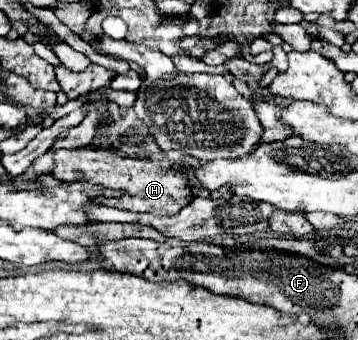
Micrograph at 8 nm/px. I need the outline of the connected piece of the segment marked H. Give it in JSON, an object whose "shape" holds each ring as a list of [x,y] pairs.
{"shape":[[[93,146],[77,148],[77,150],[49,150],[53,154],[53,170],[51,176],[61,182],[73,182],[83,180],[91,182],[103,188],[119,190],[123,192],[119,198],[95,198],[97,204],[117,206],[123,210],[135,210],[135,212],[151,212],[159,216],[177,214],[183,204],[189,204],[191,188],[185,184],[183,176],[177,176],[177,172],[169,172],[169,160],[151,162],[151,160],[137,160],[137,158],[123,158],[117,152],[111,152],[107,148],[95,150]]]}

